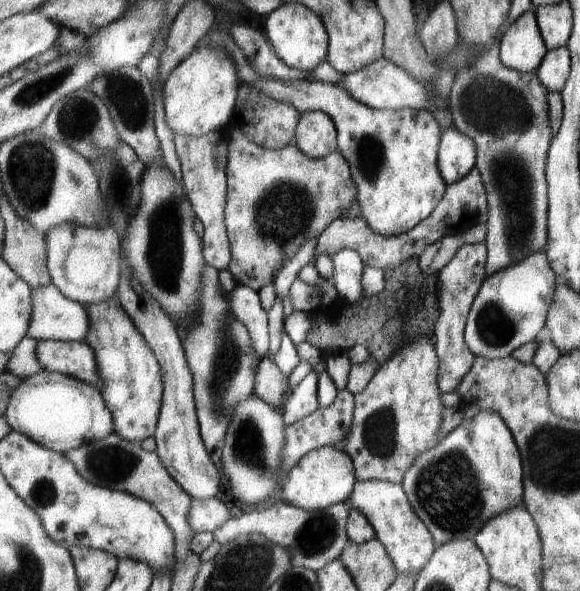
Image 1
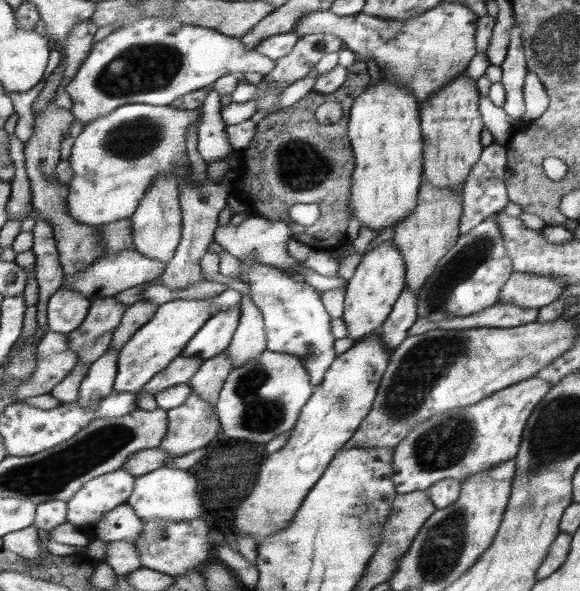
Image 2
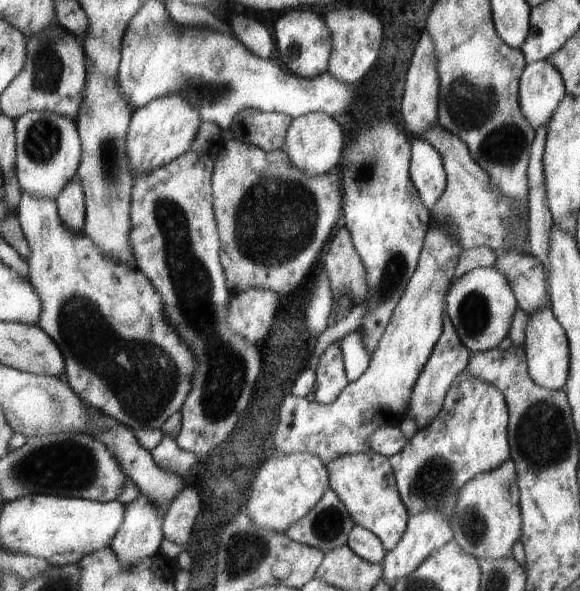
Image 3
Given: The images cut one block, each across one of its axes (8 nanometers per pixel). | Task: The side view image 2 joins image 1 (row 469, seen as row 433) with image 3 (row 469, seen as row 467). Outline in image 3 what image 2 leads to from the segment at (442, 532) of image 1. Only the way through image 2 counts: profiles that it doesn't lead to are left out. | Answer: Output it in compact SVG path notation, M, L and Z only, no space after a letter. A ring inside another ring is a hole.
M471 370L461 372L433 424L416 432L409 444L391 458L401 500L410 516L425 510L441 510L451 523L461 488L479 474L495 470L512 458L509 424L508 401L501 390L477 378Z

